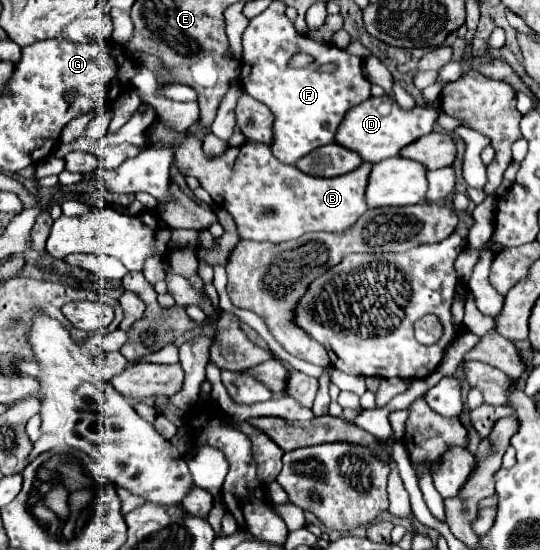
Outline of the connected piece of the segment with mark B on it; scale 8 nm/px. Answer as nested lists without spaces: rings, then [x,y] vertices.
[[[154,122],[146,130],[146,138],[148,138],[150,144],[166,142],[170,138],[178,144],[176,150],[174,150],[174,162],[178,164],[180,172],[186,174],[186,176],[196,176],[200,186],[212,196],[216,206],[220,206],[220,208],[224,208],[232,214],[240,238],[280,244],[280,242],[296,240],[302,234],[316,232],[316,230],[342,232],[342,230],[348,230],[350,226],[354,226],[354,222],[368,210],[366,202],[364,202],[364,190],[366,190],[366,184],[368,184],[368,174],[370,174],[372,164],[362,164],[356,170],[342,174],[342,176],[336,176],[336,178],[316,178],[316,176],[308,176],[308,174],[300,172],[296,166],[282,164],[280,160],[272,158],[270,146],[260,144],[260,142],[246,142],[242,146],[230,146],[222,156],[206,158],[204,152],[202,152],[200,138],[192,136],[190,132],[186,132],[184,136],[176,136],[166,126]]]

